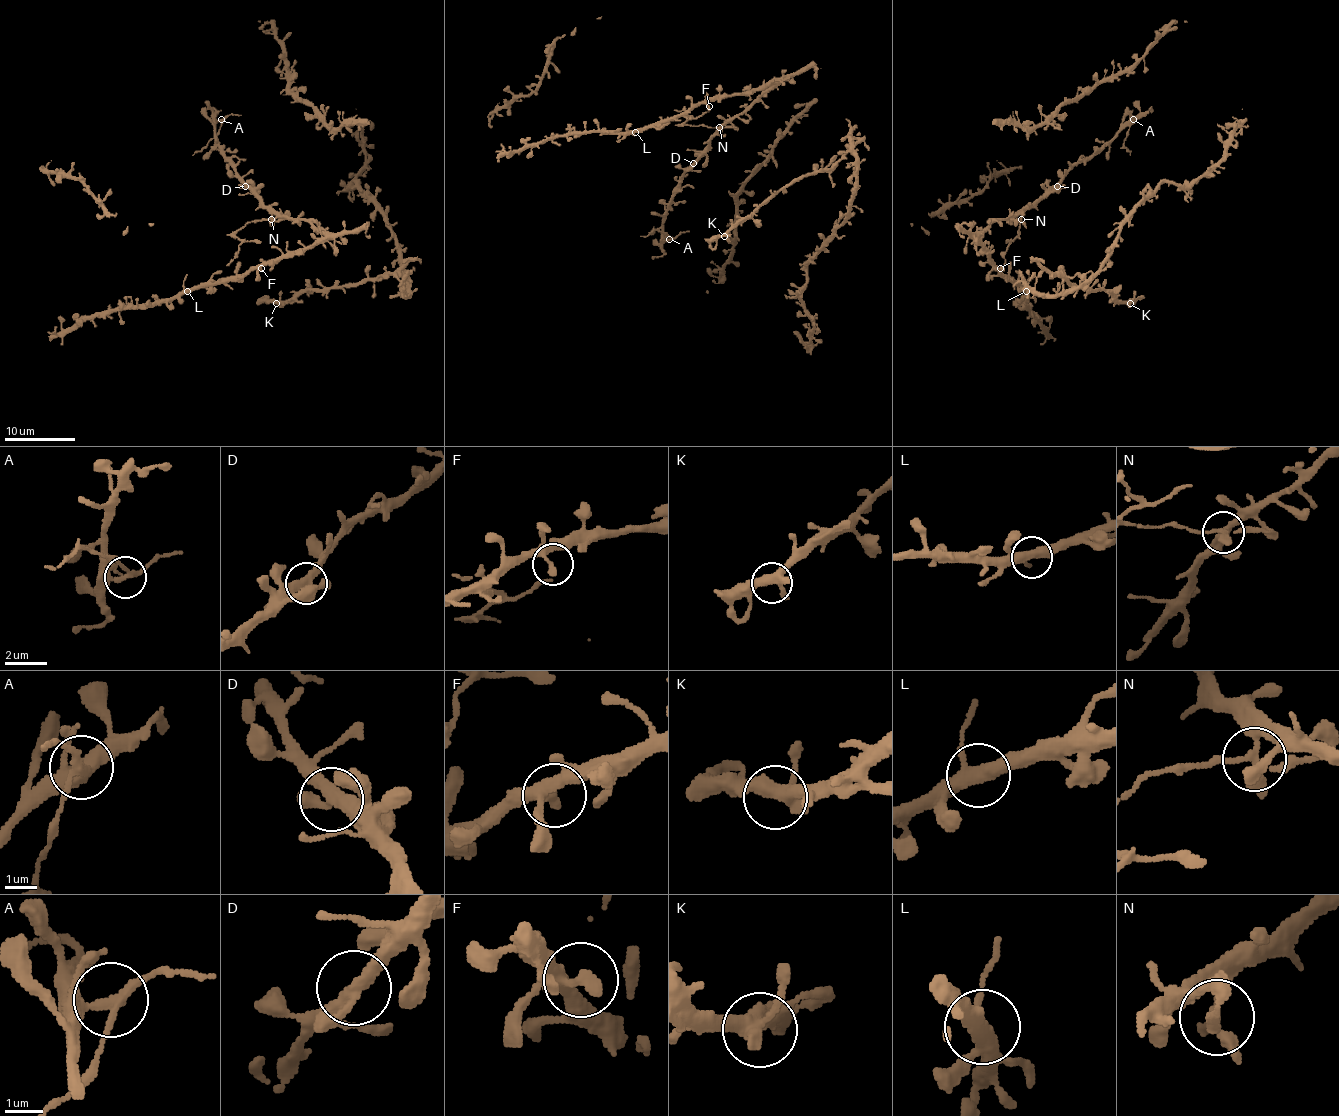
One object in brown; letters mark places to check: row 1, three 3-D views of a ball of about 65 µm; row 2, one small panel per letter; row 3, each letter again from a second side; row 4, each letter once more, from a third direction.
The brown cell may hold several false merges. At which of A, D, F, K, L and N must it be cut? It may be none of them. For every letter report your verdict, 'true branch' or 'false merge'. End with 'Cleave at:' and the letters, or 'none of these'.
A: false merge
D: true branch
F: true branch
K: true branch
L: true branch
N: false merge
Cleave at: A, N

